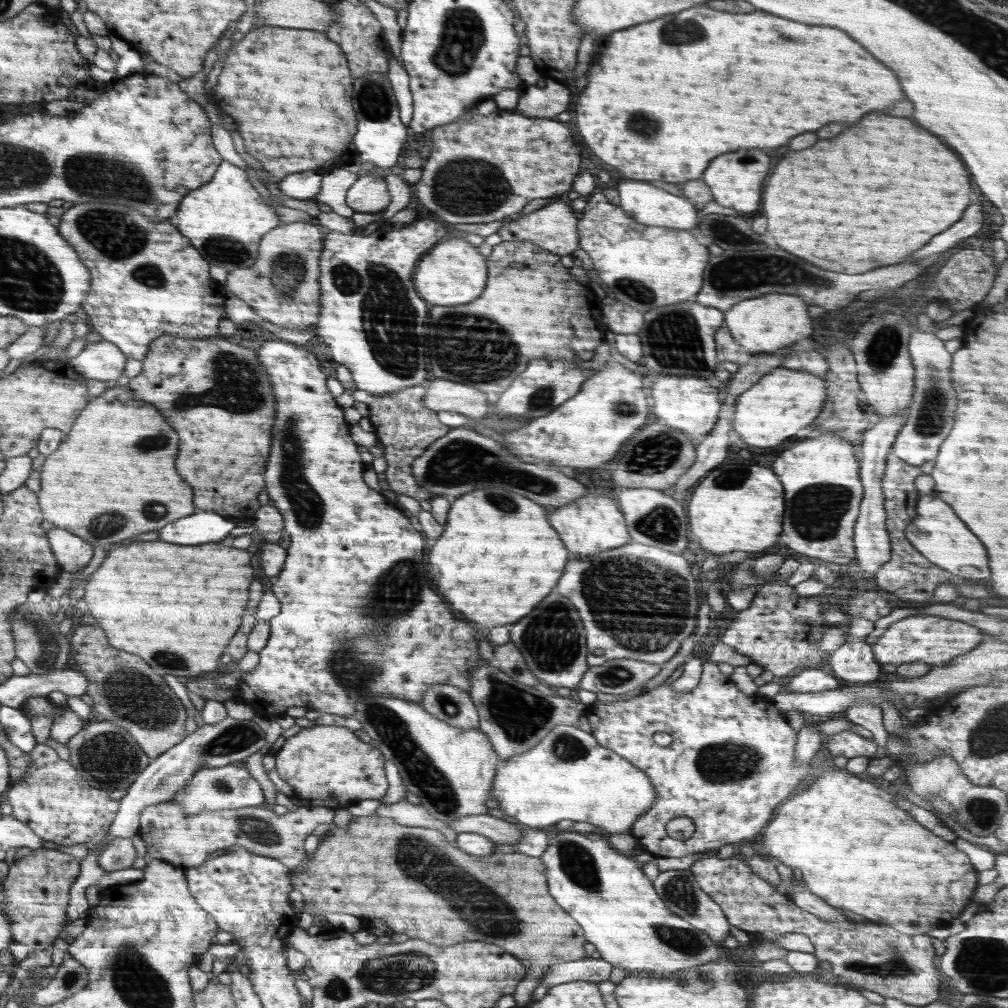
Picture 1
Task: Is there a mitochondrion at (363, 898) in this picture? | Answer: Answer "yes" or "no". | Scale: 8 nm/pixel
no

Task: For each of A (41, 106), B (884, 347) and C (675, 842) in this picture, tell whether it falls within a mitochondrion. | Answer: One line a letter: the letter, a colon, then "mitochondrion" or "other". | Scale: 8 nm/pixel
A: other
B: mitochondrion
C: other

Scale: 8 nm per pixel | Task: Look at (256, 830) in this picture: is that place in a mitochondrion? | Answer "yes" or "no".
yes

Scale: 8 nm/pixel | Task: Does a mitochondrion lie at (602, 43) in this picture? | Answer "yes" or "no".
no

